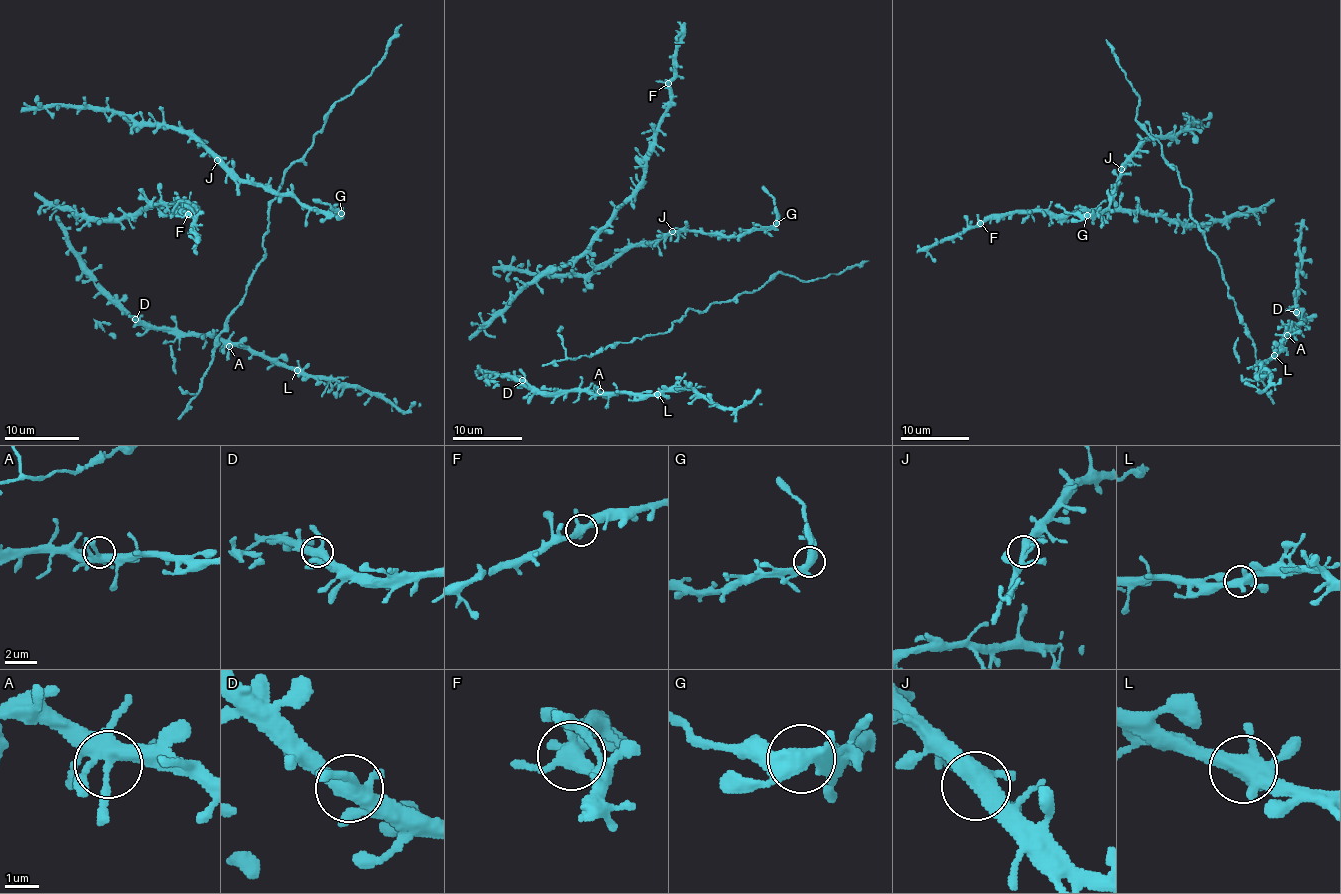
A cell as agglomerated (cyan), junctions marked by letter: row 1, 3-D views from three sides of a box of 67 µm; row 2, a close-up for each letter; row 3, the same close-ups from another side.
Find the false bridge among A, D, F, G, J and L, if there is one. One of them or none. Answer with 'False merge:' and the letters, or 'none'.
False merge: none

